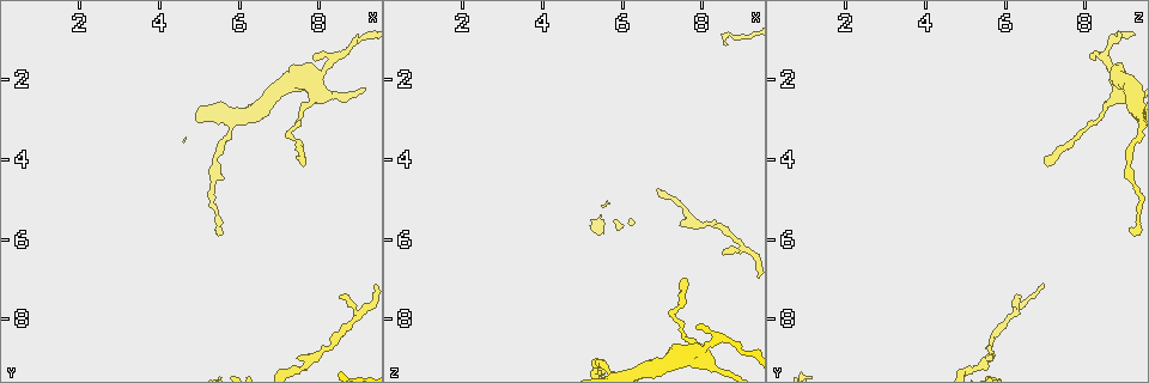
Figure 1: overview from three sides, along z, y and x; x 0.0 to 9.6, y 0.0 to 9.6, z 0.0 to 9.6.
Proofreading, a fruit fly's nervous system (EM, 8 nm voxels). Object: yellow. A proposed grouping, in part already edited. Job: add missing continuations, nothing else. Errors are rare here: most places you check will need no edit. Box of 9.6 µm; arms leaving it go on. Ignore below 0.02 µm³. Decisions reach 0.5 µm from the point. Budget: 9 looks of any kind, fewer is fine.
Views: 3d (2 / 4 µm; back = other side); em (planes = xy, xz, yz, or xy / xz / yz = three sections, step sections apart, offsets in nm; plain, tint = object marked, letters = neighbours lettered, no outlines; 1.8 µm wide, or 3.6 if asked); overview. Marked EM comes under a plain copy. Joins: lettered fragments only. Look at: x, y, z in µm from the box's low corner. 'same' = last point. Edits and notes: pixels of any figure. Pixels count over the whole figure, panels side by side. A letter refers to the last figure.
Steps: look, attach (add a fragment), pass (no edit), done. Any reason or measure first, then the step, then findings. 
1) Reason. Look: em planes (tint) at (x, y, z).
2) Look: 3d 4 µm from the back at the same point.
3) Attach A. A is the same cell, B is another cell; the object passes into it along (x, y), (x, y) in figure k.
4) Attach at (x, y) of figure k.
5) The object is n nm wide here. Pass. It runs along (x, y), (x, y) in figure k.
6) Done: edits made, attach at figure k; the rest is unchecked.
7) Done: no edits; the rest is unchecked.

Thin end. Look: em xz step 4 (tint) at (7.80, 1.40, 8.20).

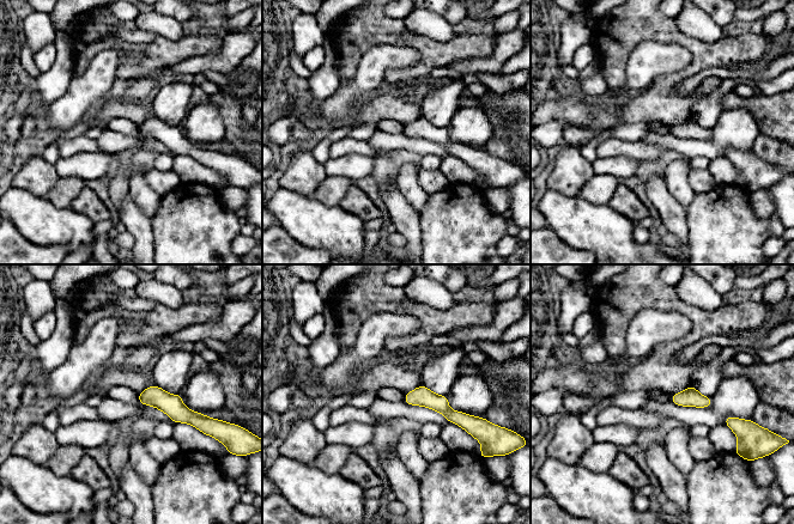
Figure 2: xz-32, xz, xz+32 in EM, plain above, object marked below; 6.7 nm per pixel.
Look: em planes (letters) at the same point.

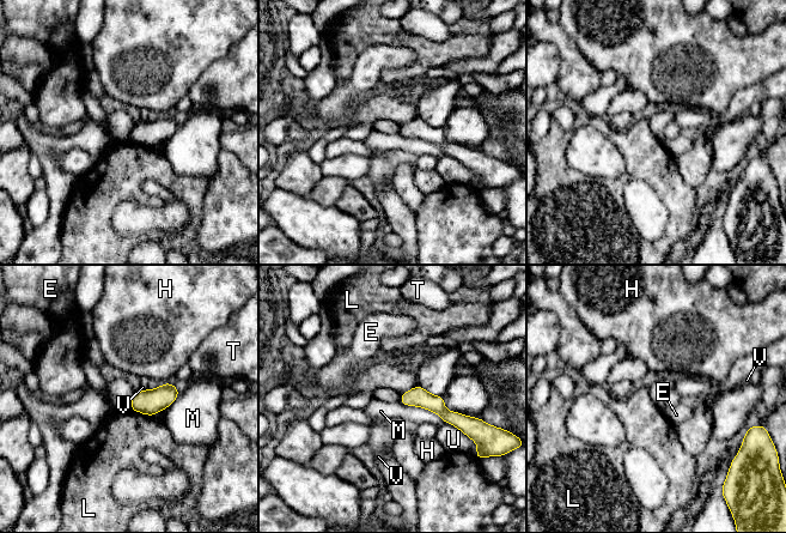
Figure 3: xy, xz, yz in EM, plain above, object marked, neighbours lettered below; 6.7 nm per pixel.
Pass. E, H, L, M, T, U and V are other cells; it runs along (402, 399), (433, 403), (459, 424) in figure 3; no lettered fragment goes on from it.

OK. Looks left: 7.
Thin end. Look: em planes (letters) at (7.60, 4.10, 7.00).

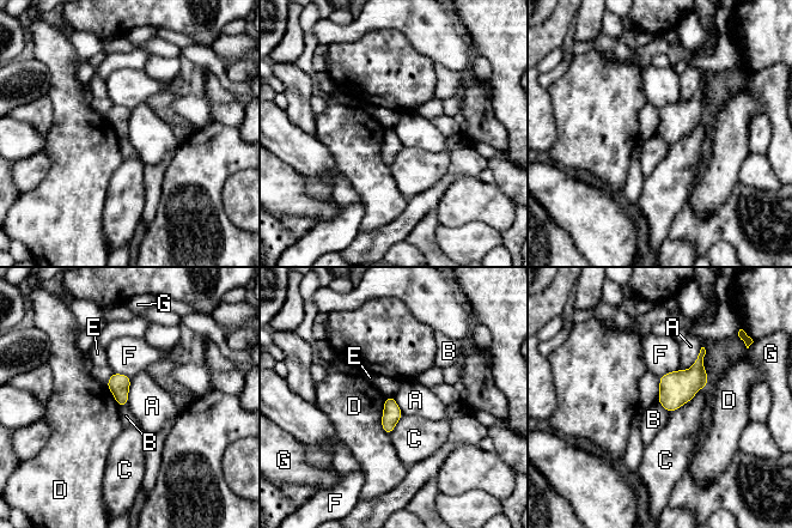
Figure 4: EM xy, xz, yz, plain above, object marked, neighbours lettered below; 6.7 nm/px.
The longest contact is with C, 500 nm. Pass. A, B, C, D, E, F and G are other cells; a border runs along (701, 346), (695, 362), (678, 370) in figure 4; no lettered fragment goes on from it.

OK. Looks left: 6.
End of a long branch. Look: em planes (letters) at (5.55, 5.70, 9.15).

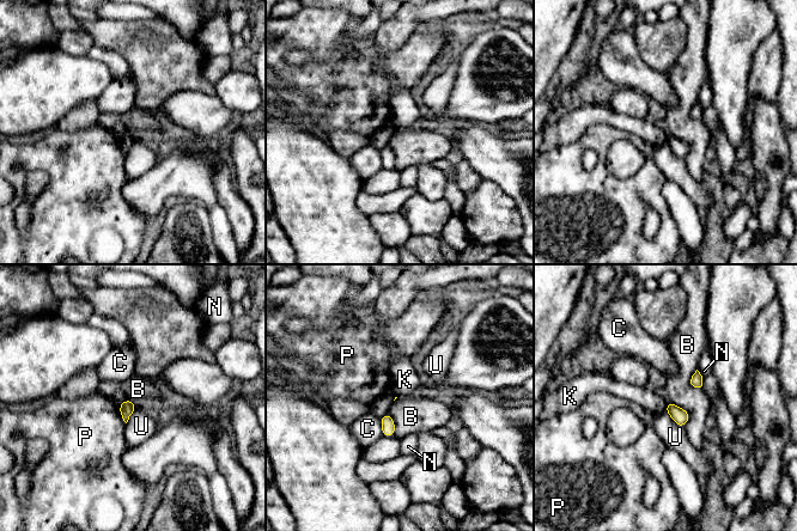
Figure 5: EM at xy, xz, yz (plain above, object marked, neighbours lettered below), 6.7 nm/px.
Pass. B, C, K, N, P and U are other cells; a border runs along (667, 400), (688, 413), (685, 427) in figure 5; no lettered fragment goes on from it.

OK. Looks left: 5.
Tapers out. Look: 3d 4 µm at (8.45, 7.45, 6.35).

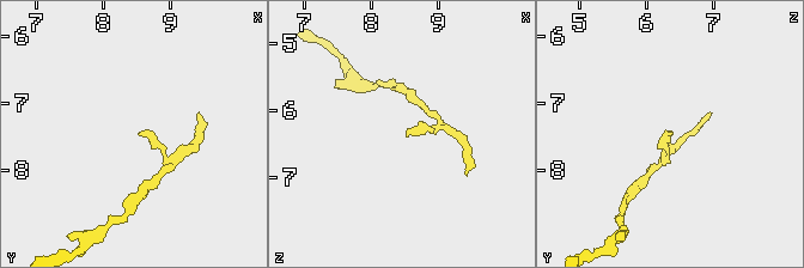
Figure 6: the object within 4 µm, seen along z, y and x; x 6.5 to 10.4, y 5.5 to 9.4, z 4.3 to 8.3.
Look: em planes (letters) at (8.55, 7.40, 6.35).

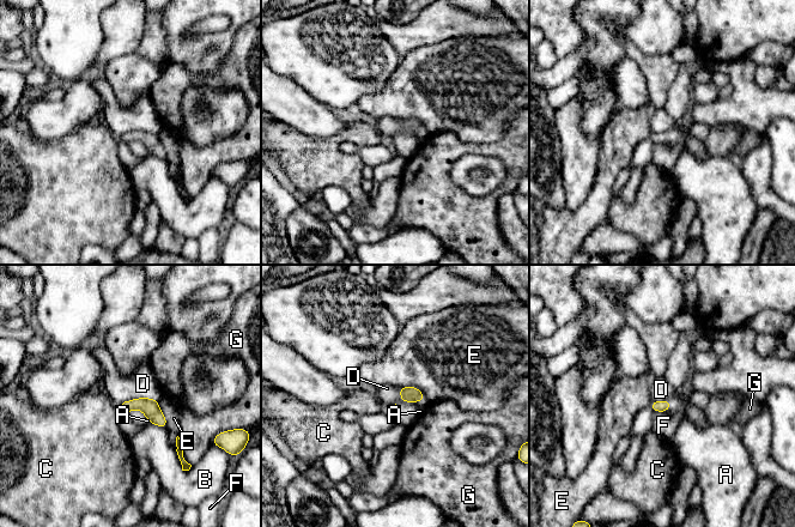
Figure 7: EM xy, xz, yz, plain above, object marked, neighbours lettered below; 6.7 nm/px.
The object is 80 nm wide here; the longest contact is with D, 260 nm. Pass. A, B, C, D, E, F and G are other cells; none of them fits.

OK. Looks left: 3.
Done: no edits; the rest is unchecked.

